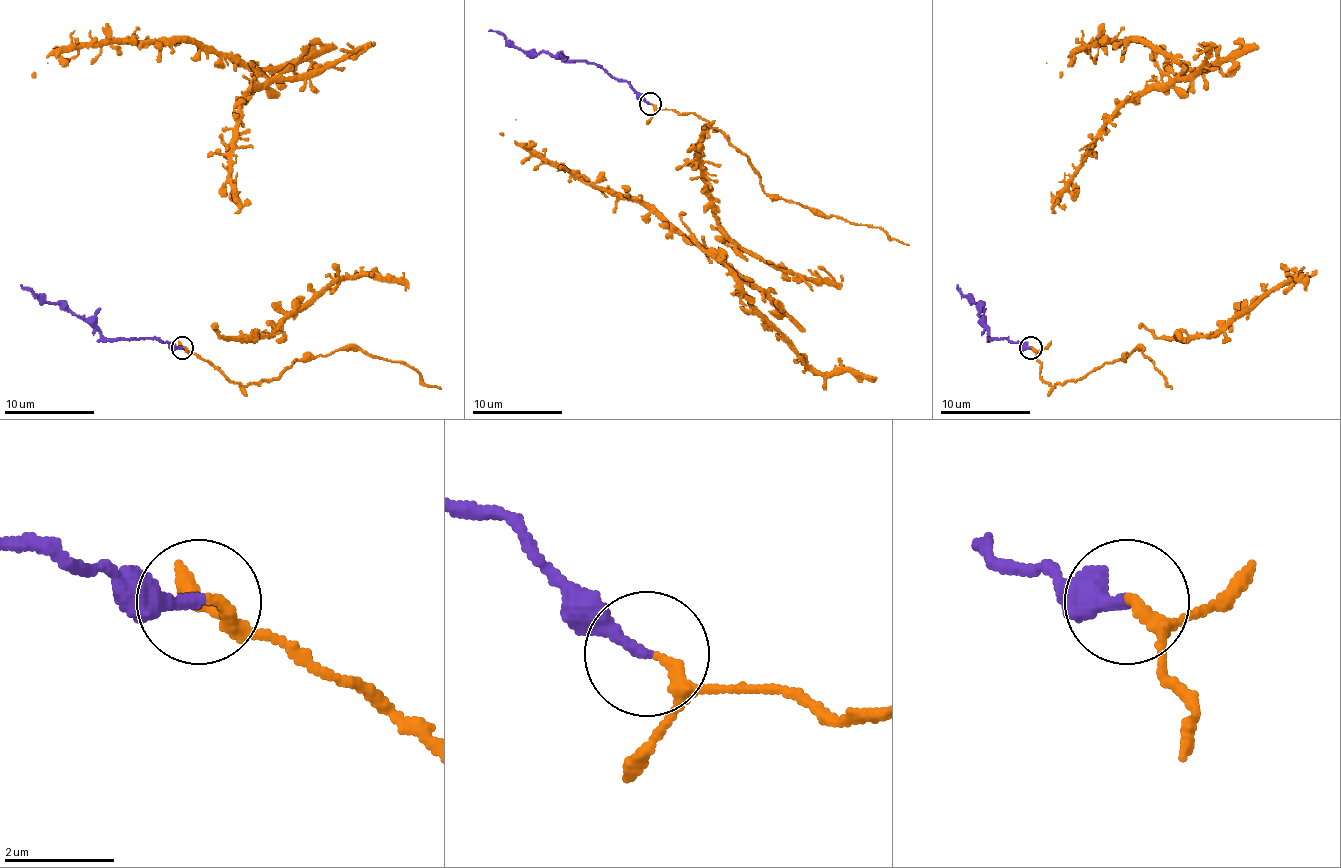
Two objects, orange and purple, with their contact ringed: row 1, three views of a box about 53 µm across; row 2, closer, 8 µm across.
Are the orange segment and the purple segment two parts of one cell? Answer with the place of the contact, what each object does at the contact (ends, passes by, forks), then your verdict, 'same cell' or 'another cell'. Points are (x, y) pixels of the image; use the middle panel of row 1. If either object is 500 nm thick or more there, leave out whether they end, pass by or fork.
place (650, 104); orange passes by; purple ends; same cell

